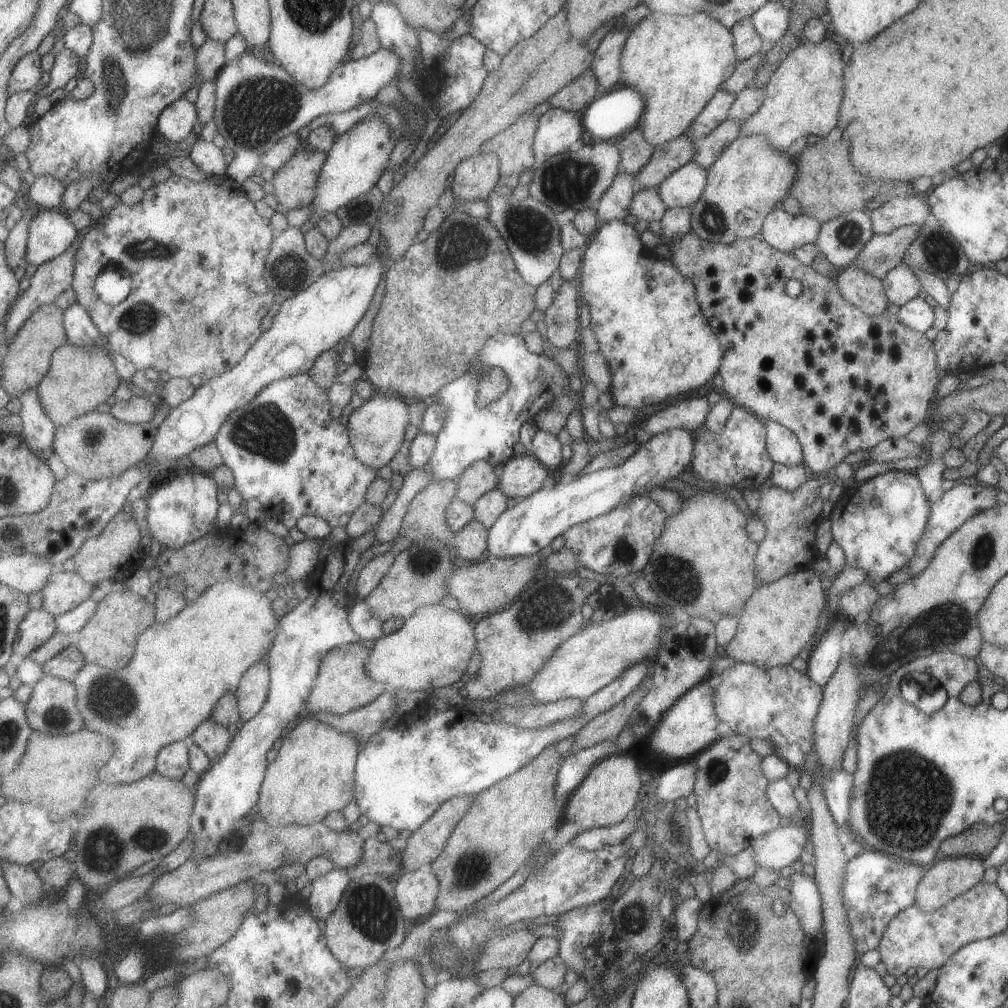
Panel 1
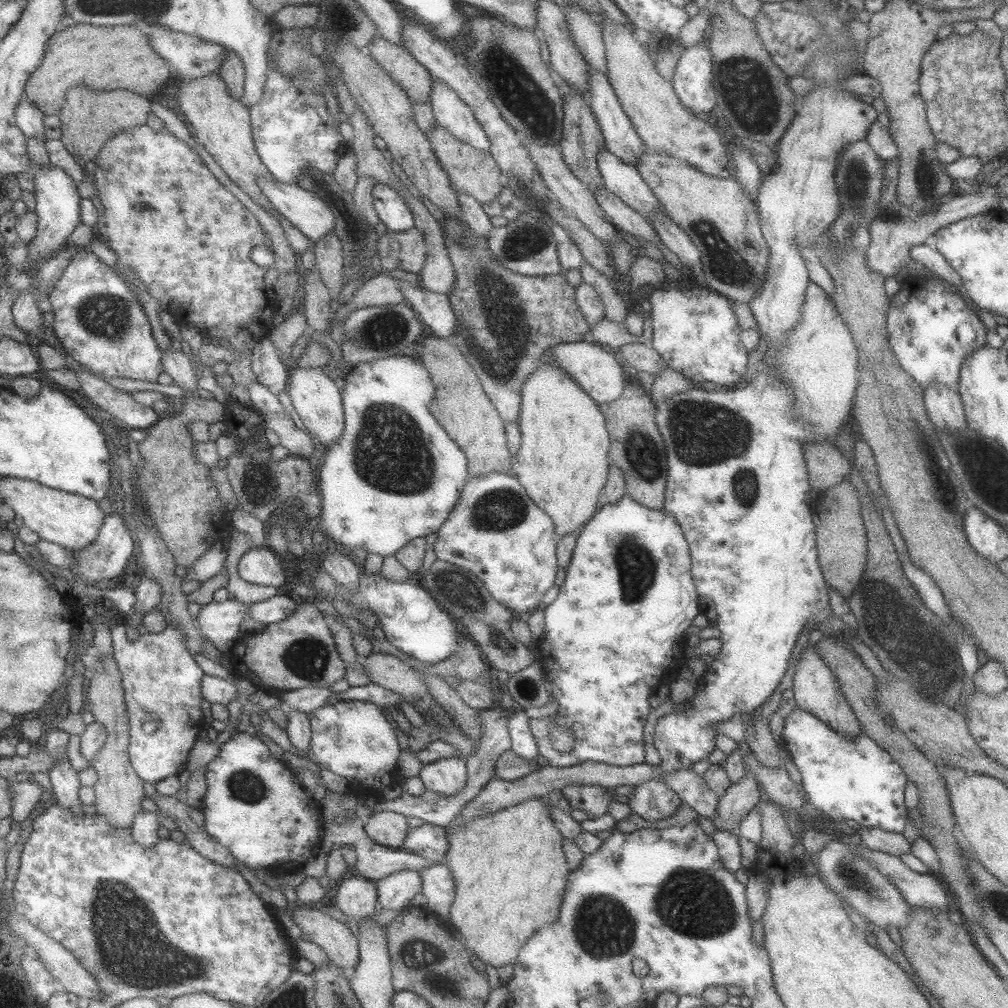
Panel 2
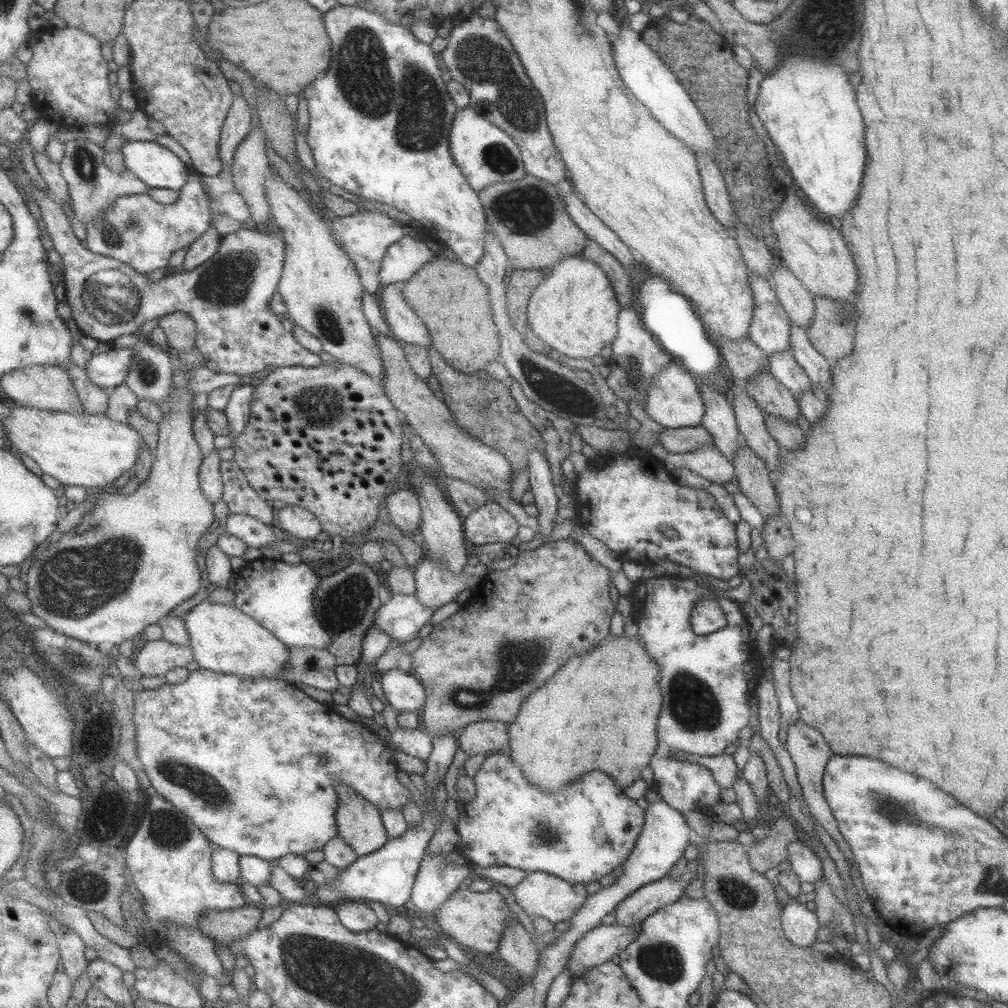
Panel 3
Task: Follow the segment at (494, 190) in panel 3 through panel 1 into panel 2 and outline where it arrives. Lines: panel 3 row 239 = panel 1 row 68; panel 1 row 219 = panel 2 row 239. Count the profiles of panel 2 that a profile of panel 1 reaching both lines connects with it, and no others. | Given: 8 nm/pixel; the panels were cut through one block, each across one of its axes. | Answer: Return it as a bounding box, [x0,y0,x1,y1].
[378,228,428,277]

